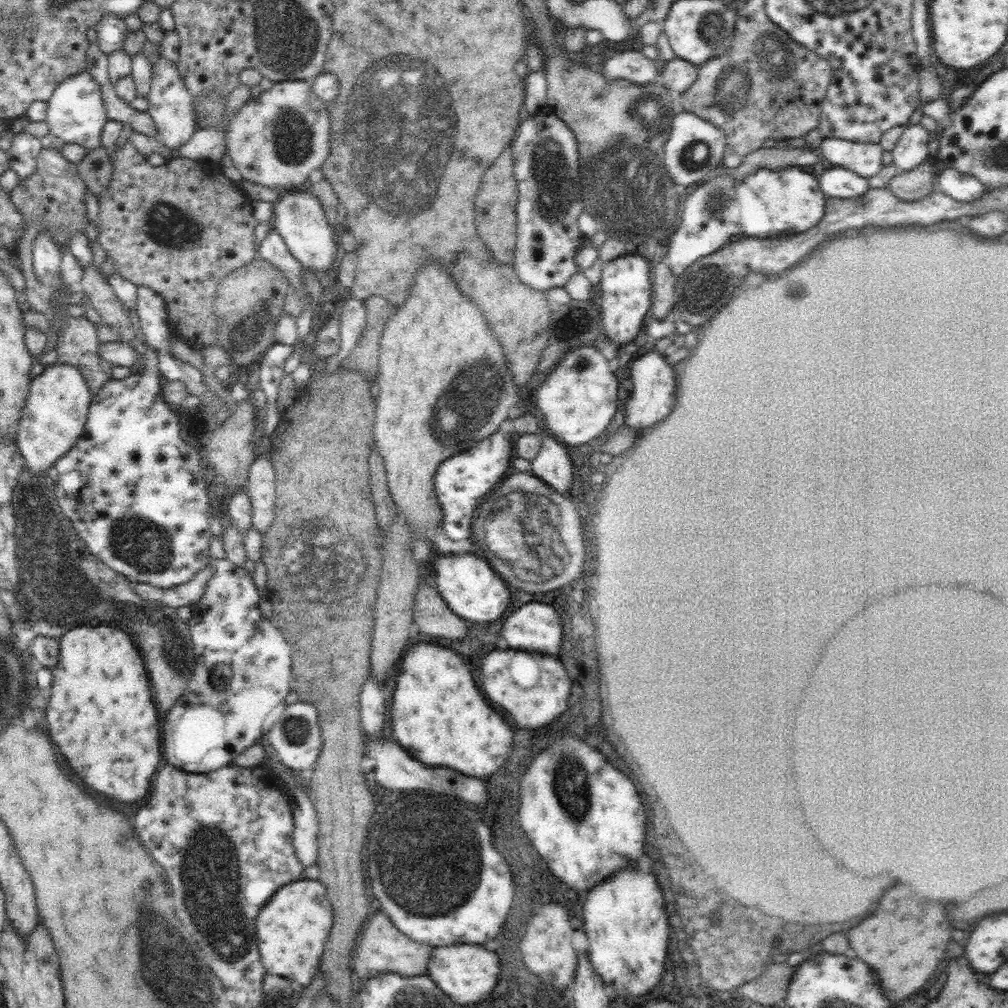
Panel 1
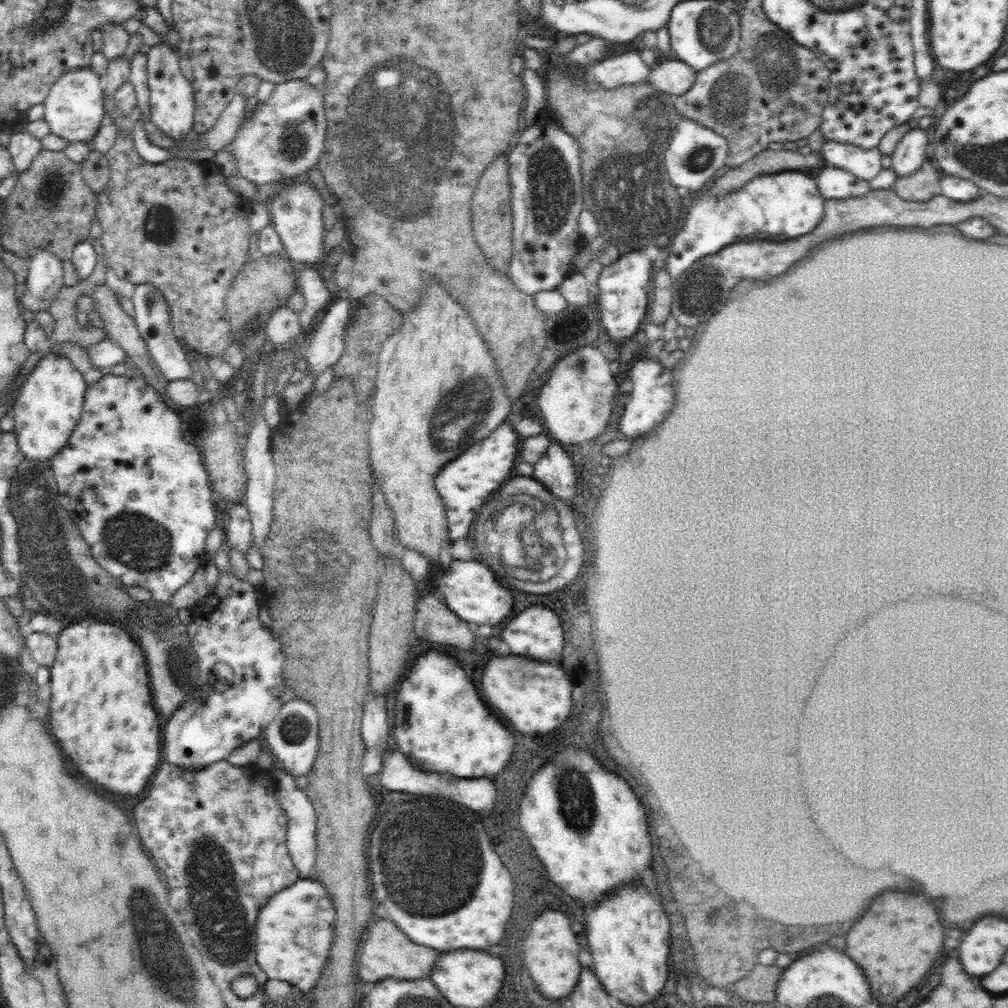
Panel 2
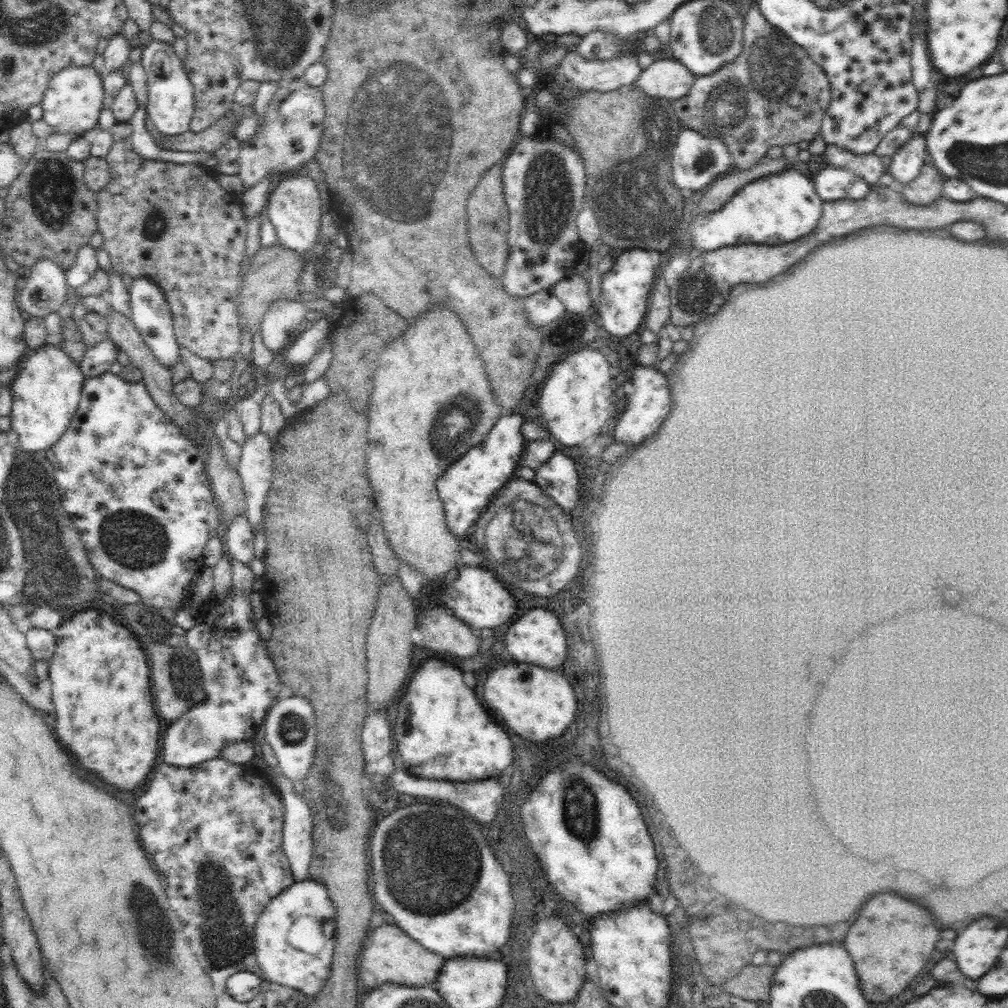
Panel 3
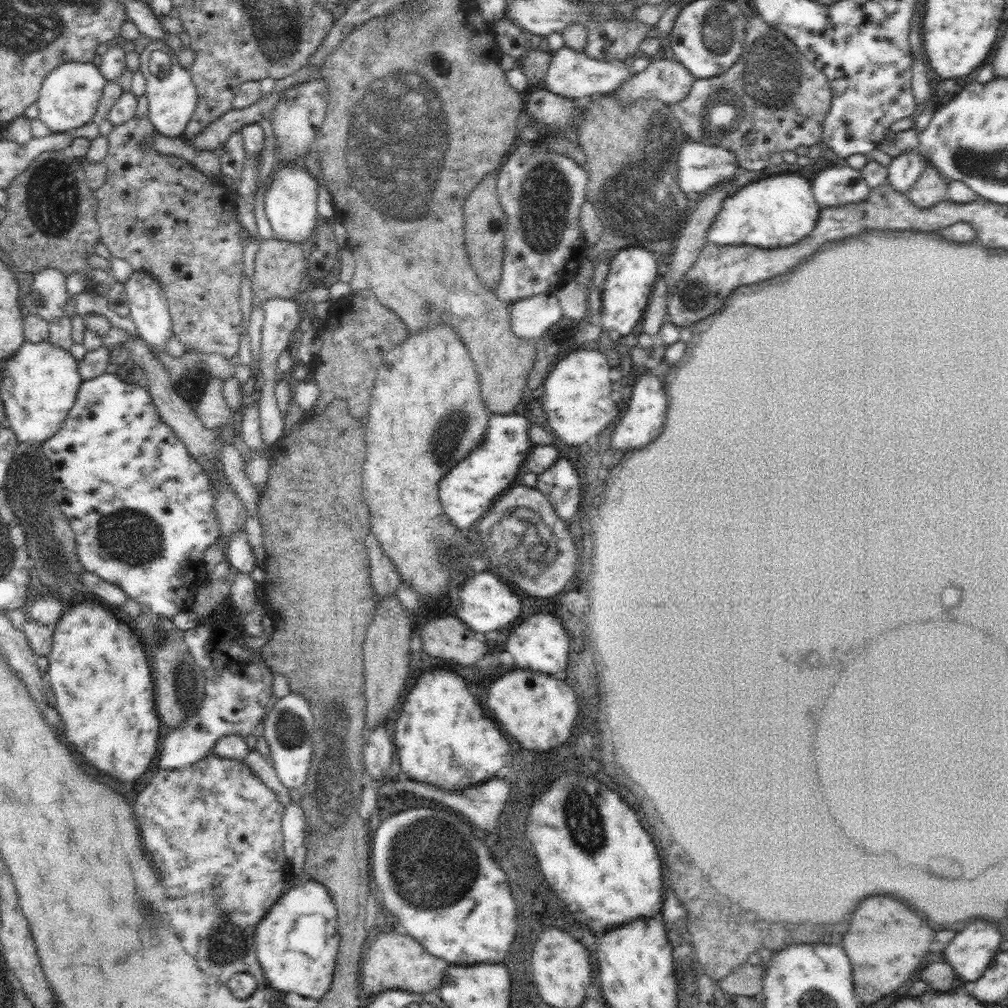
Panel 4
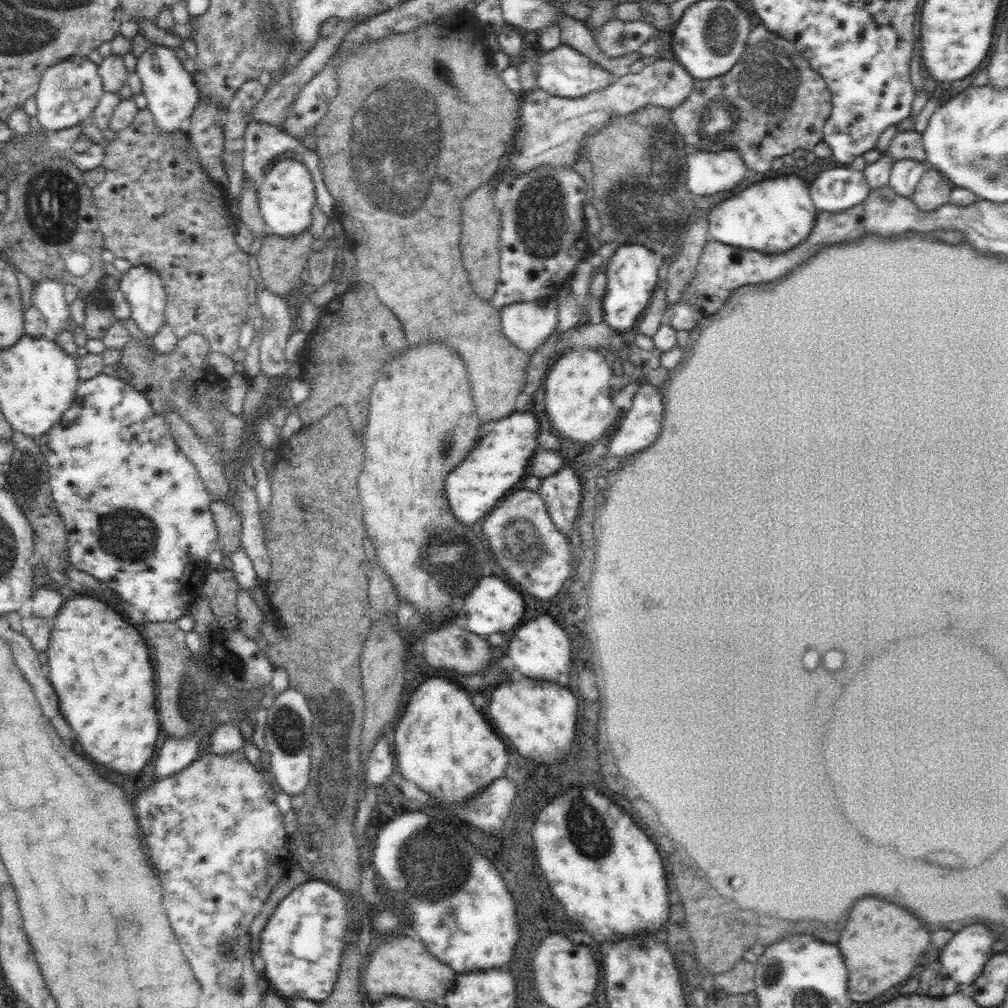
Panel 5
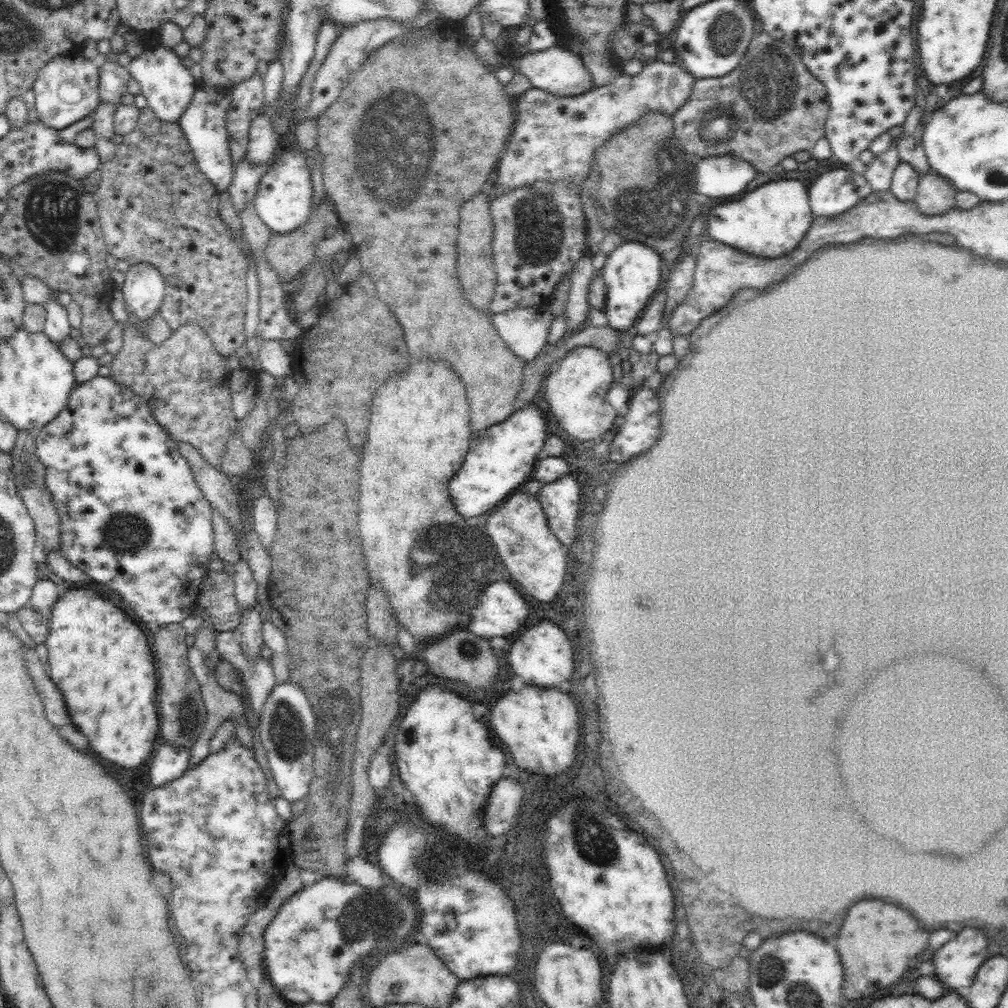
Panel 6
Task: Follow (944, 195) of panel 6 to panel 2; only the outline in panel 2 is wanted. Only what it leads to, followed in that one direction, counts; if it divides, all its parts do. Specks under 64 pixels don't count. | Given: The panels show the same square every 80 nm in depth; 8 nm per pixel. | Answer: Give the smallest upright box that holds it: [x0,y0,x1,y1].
[892,158,943,202]

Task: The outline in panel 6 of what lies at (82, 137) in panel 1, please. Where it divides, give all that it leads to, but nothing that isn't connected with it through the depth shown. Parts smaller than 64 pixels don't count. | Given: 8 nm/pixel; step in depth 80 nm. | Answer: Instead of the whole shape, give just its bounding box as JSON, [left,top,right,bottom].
[33,53,102,131]

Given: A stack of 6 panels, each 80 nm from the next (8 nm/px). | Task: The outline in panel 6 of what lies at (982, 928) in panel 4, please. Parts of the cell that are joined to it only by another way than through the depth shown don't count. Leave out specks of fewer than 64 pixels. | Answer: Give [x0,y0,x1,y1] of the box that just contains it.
[934,928,990,993]

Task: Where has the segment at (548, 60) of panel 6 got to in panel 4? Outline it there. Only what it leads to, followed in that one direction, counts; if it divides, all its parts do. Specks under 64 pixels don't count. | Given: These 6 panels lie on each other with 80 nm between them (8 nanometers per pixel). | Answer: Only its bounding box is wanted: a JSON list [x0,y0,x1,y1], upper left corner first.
[543,45,633,101]

